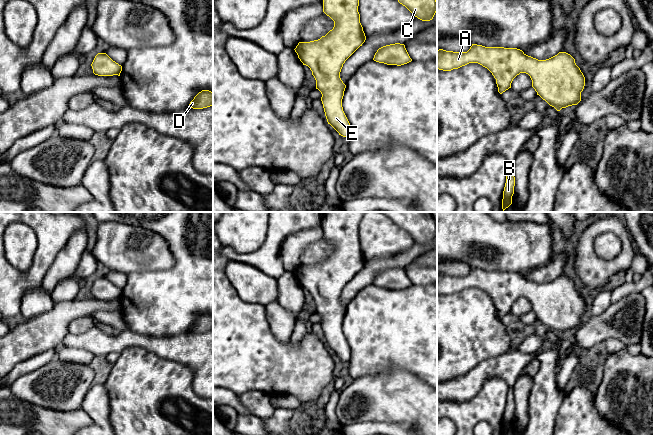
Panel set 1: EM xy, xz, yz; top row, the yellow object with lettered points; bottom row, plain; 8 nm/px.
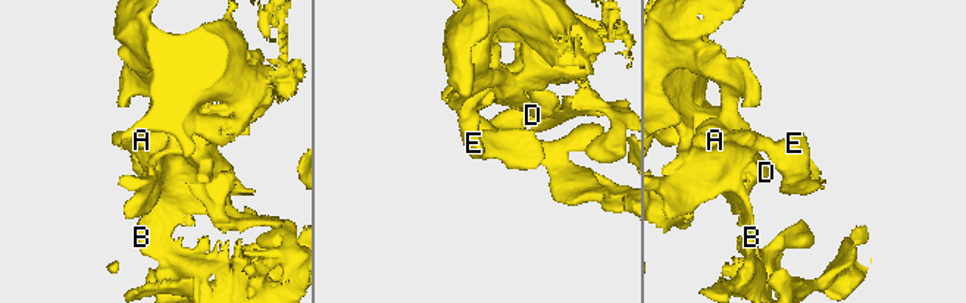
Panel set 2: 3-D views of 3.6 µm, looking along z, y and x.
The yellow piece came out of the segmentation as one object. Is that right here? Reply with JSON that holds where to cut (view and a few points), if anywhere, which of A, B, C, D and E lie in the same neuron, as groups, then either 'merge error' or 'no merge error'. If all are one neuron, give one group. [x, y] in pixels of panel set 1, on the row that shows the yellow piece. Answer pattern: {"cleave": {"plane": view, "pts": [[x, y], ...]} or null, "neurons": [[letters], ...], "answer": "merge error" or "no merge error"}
{"cleave": null, "neurons": [["A", "B", "C", "D", "E"]], "answer": "no merge error"}

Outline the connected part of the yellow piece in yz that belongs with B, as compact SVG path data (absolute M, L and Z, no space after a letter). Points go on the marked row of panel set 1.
M509 164L507 169L506 183L503 191L503 199L502 199L503 211L512 204L514 186L515 186L515 177L513 171L513 164Z

